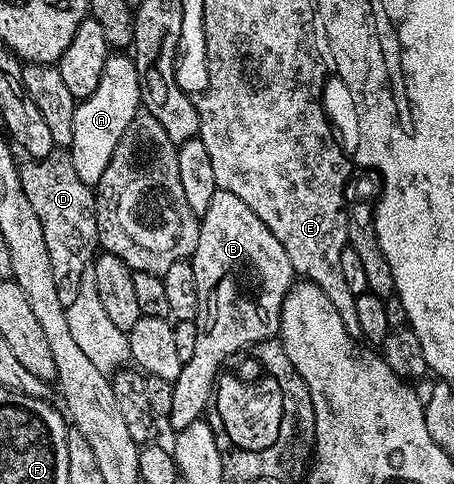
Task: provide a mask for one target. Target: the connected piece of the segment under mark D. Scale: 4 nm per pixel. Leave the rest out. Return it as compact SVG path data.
M57 150L46 154L41 160L29 159L20 164L22 190L26 190L26 198L30 198L30 206L34 206L34 214L38 214L38 222L42 222L42 234L46 237L46 250L50 250L50 266L54 270L54 287L58 290L58 302L68 308L78 298L78 290L82 290L82 274L90 270L90 265L98 255L98 222L96 221L96 193L93 185L82 182L74 170L72 153L68 150Z

